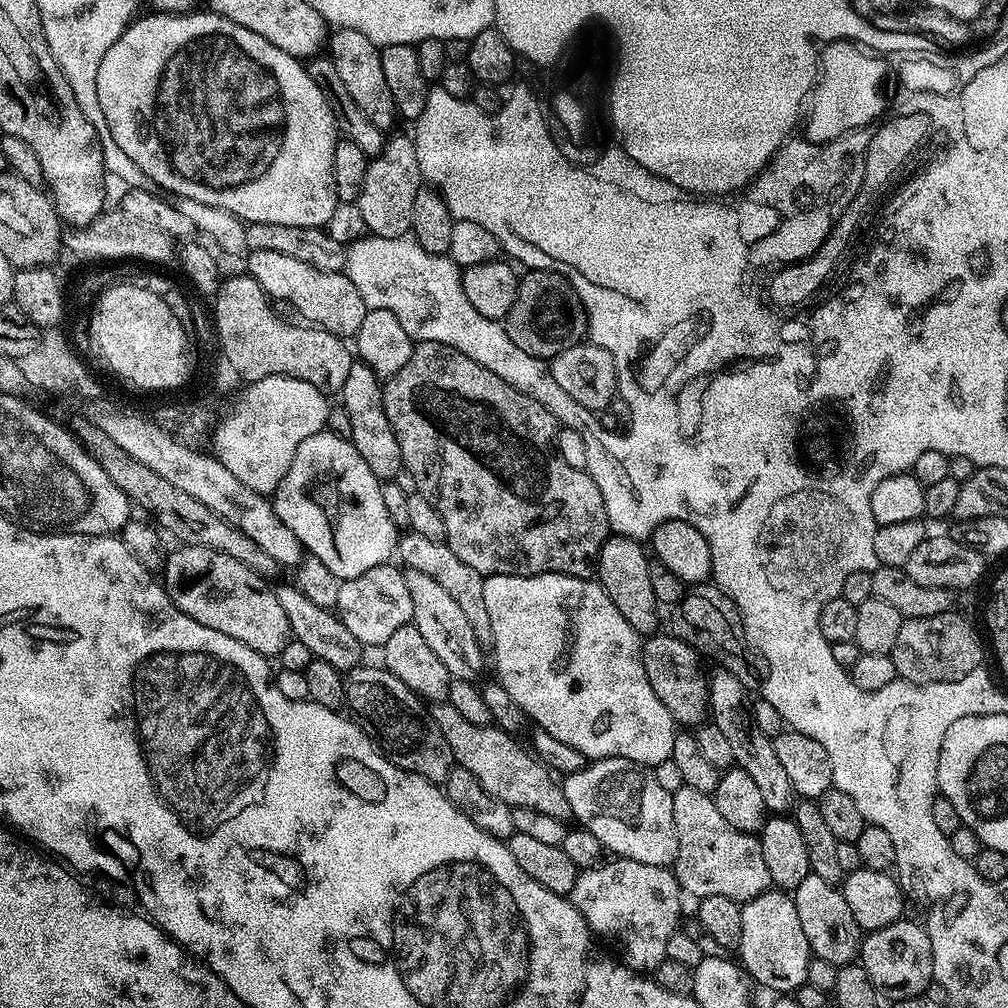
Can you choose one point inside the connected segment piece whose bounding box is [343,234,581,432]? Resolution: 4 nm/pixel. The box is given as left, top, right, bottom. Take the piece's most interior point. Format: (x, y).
(424, 291)

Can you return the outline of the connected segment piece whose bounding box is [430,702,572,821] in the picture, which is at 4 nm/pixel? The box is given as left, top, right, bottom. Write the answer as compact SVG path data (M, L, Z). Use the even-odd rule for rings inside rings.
M446 702L431 705L430 715L446 738L453 761L470 770L470 774L474 774L494 798L511 804L513 808L538 810L538 814L550 814L550 818L562 821L572 816L570 802L566 802L563 787L555 780L557 777L527 747L524 749L513 733L503 732L495 726L466 722L466 718Z

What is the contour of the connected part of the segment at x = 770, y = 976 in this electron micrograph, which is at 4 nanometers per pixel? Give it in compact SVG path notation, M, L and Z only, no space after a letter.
M769 890L758 898L747 901L742 907L742 942L738 949L739 963L752 976L757 985L769 988L772 994L792 994L808 982L808 963L814 959L810 946L806 942L806 933L802 931L802 921L798 919L798 910L792 896L784 890Z

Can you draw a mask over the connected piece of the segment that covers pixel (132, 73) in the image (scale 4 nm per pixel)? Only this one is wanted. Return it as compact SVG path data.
M193 10L187 14L151 14L152 16L144 17L141 15L133 19L127 30L118 38L118 42L114 42L114 46L106 50L105 57L98 66L98 103L102 106L102 114L106 114L106 126L114 142L118 142L118 150L122 150L122 154L126 154L126 158L130 158L134 166L144 171L157 189L165 193L173 192L168 193L173 197L194 199L196 202L205 203L206 206L221 208L248 224L274 222L278 226L324 228L338 203L332 185L332 163L338 133L334 114L330 114L330 106L326 106L322 90L314 86L307 67L297 57L286 54L286 50L278 50L274 42L266 42L262 34L254 34L254 30L238 26L238 22L230 22L211 10L203 11Z

